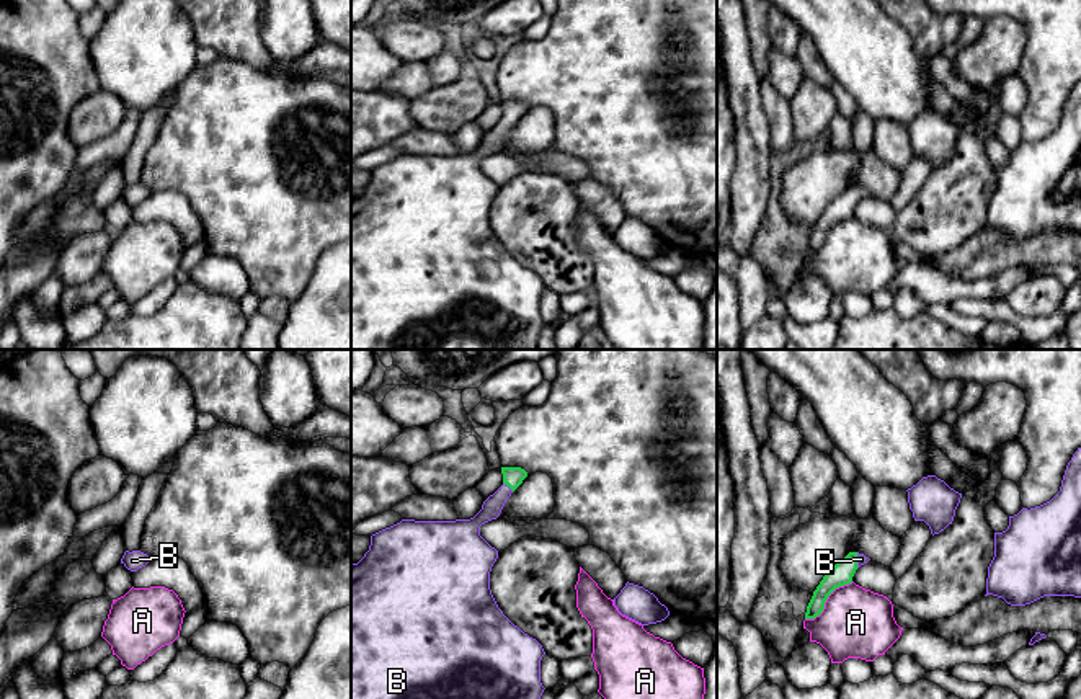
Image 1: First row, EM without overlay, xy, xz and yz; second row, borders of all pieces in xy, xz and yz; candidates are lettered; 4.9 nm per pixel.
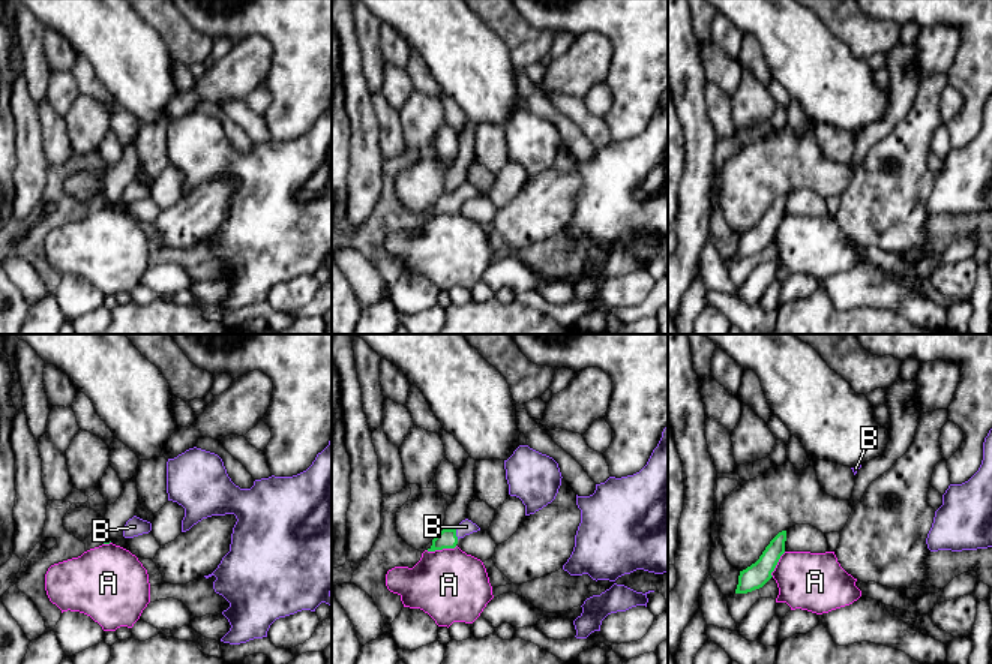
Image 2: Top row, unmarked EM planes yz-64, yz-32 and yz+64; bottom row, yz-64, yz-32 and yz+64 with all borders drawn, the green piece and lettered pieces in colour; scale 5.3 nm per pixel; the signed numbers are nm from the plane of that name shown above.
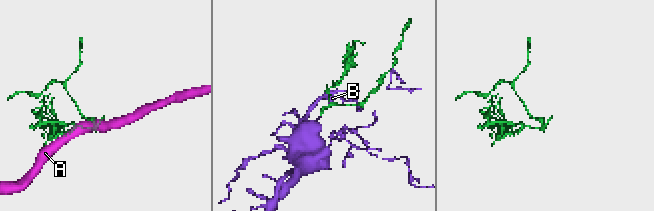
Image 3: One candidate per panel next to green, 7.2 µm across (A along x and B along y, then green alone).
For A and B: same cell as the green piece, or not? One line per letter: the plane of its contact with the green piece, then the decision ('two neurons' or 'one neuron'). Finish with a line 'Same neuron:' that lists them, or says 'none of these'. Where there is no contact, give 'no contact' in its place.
A: contact in yz; two neurons
B: contact in xz; one neuron
Same neuron: B

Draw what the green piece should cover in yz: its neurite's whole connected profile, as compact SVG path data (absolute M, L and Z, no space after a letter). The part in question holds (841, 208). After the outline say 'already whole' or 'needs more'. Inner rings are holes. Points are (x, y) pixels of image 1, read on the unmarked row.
M849 186L820 216L807 240L805 253L815 253L825 243L828 230L839 220L852 217L856 204L870 193L859 186Z | needs more

